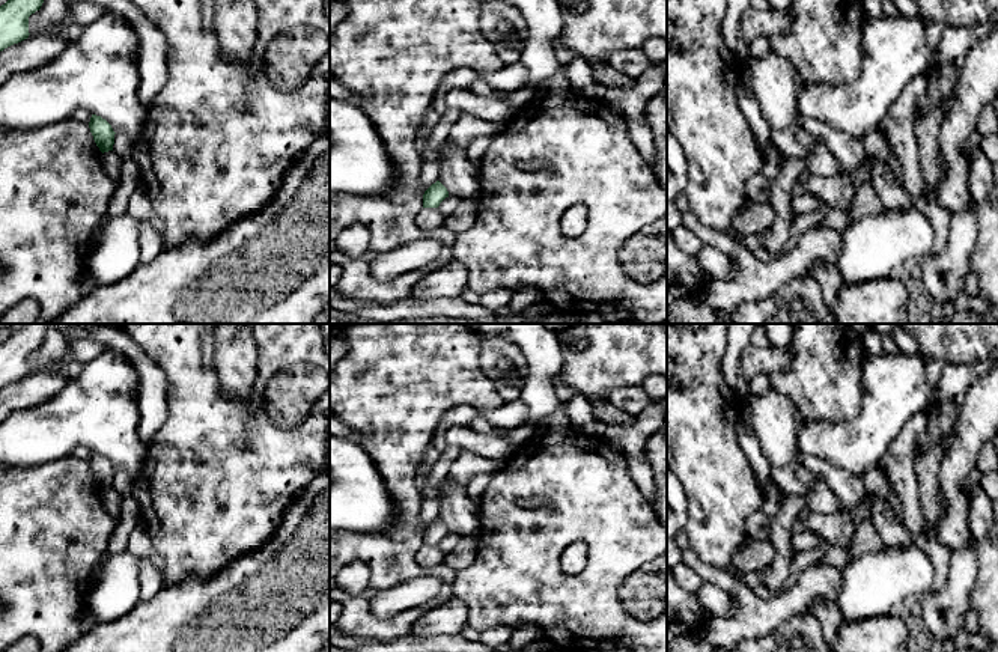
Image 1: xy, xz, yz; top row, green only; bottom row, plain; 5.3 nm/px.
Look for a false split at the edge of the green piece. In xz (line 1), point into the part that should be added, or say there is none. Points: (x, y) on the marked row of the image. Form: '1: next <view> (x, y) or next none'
1: next none

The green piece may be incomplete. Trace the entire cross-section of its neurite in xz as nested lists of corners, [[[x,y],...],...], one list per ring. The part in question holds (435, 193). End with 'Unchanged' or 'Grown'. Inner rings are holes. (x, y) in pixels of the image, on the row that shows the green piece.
[[[437,181],[424,191],[423,208],[438,208],[446,197],[449,197],[447,188]]]. Unchanged

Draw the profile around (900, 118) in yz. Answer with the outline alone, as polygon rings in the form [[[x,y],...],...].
[[[929,72],[911,80],[882,119],[887,126],[888,143],[903,172],[903,190],[917,208],[921,208],[930,194],[921,175],[914,131],[917,101],[926,95],[927,80]]]

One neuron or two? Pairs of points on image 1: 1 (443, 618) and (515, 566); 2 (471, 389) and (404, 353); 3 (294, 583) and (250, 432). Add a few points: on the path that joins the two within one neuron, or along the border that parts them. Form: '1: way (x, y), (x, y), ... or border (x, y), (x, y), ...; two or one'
1: border (453, 595), (465, 607), (468, 624); two
2: way (455, 378), (429, 362), (420, 360); one
3: border (297, 496), (283, 512), (277, 529), (252, 550); two

